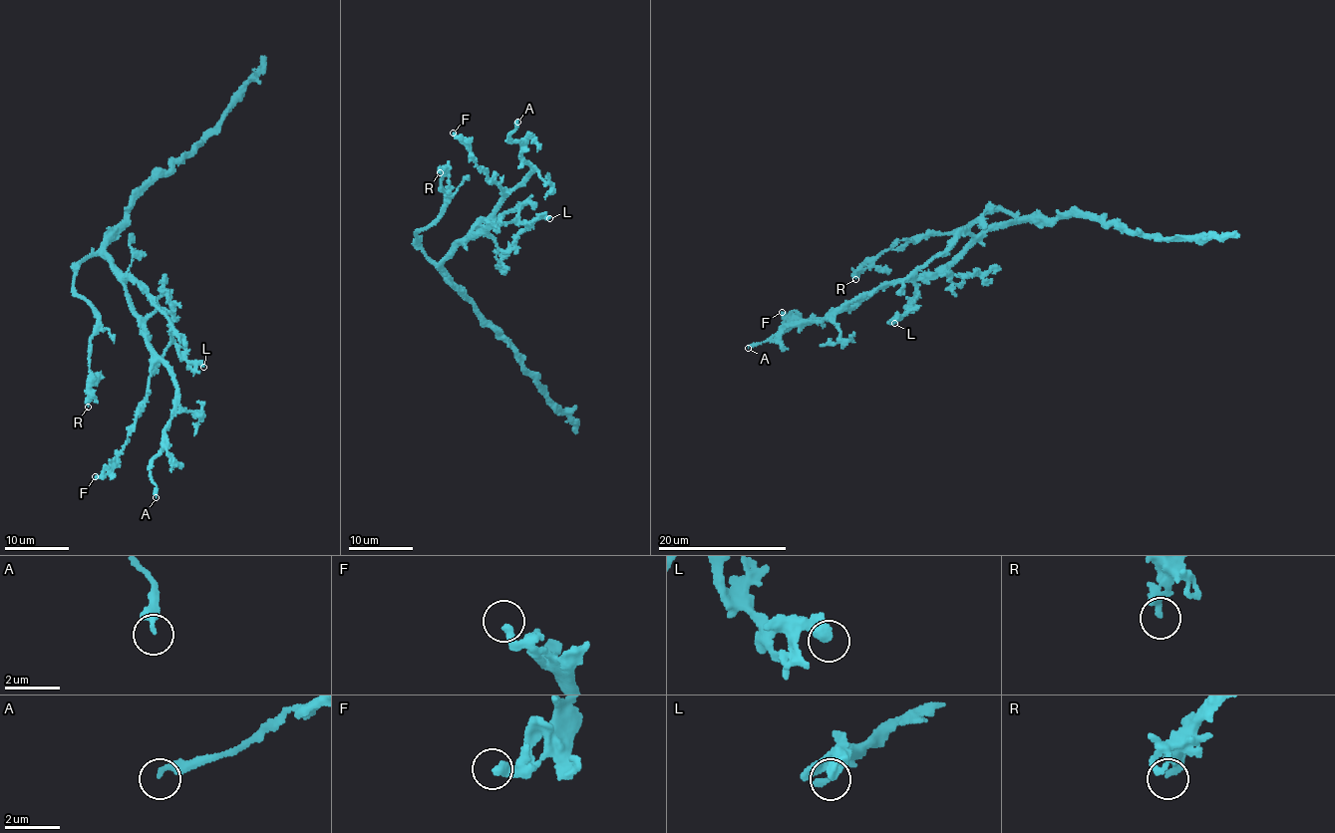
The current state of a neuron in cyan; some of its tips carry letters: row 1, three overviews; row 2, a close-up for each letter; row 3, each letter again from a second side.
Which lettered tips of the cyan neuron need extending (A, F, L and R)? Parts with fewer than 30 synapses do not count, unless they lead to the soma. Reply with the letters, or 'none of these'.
none of these

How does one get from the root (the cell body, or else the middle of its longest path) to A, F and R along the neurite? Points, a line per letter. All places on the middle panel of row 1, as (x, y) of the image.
A: (448, 253), (489, 225), (500, 198), (531, 171), (520, 142), (508, 137), (517, 122)
F: (448, 253), (489, 225), (502, 196), (499, 182), (476, 165), (471, 148), (453, 133)
R: (448, 253), (434, 263), (416, 233), (433, 222), (447, 203), (448, 192), (441, 187), (442, 169), (440, 172)

